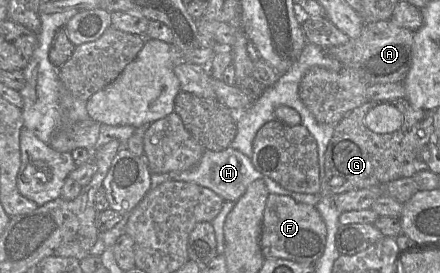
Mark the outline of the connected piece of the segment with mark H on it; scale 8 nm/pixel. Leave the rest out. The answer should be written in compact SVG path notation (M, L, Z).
M228 147L225 150L218 152L205 149L199 164L191 170L183 172L169 172L162 174L152 173L151 188L154 188L168 180L195 183L197 185L212 190L214 193L216 193L224 200L221 211L212 220L212 222L210 222L213 226L216 236L217 254L224 254L225 240L223 227L225 219L227 215L230 213L230 211L233 209L235 202L245 193L247 187L253 181L262 180L265 183L269 193L290 196L299 203L305 203L315 206L322 199L321 193L297 193L283 188L280 184L278 184L271 178L257 171L252 164L251 158L247 157L246 155L232 147Z

